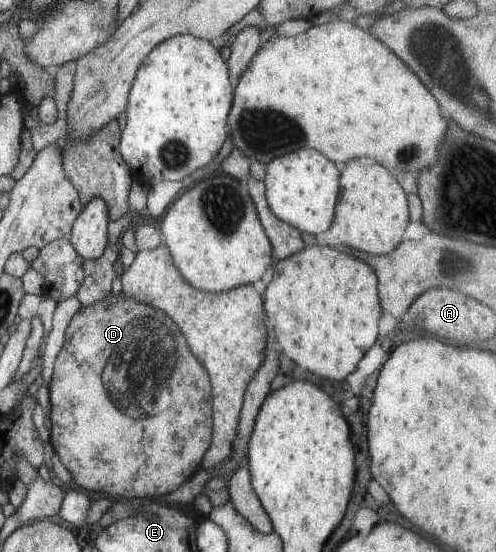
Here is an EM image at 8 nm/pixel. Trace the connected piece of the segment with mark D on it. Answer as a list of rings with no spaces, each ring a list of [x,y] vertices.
[[[119,292],[119,296],[115,297],[109,293],[104,295],[99,301],[93,302],[88,306],[80,306],[75,311],[73,317],[69,320],[67,327],[64,331],[64,342],[58,351],[58,355],[55,358],[52,367],[52,376],[48,385],[48,400],[50,416],[48,417],[51,423],[49,443],[52,446],[53,452],[58,455],[59,461],[64,465],[65,469],[69,471],[69,475],[75,483],[76,487],[86,489],[91,494],[99,495],[105,493],[105,495],[113,495],[115,493],[115,499],[117,497],[164,497],[168,493],[175,491],[183,481],[191,478],[199,469],[200,463],[205,451],[210,444],[212,434],[212,403],[211,403],[211,386],[208,378],[207,370],[201,365],[201,362],[197,361],[197,358],[191,353],[191,350],[186,344],[186,339],[183,337],[179,328],[175,325],[175,322],[165,315],[161,310],[151,307],[151,304],[144,304],[138,302],[135,298],[129,298],[124,296],[123,292]]]

